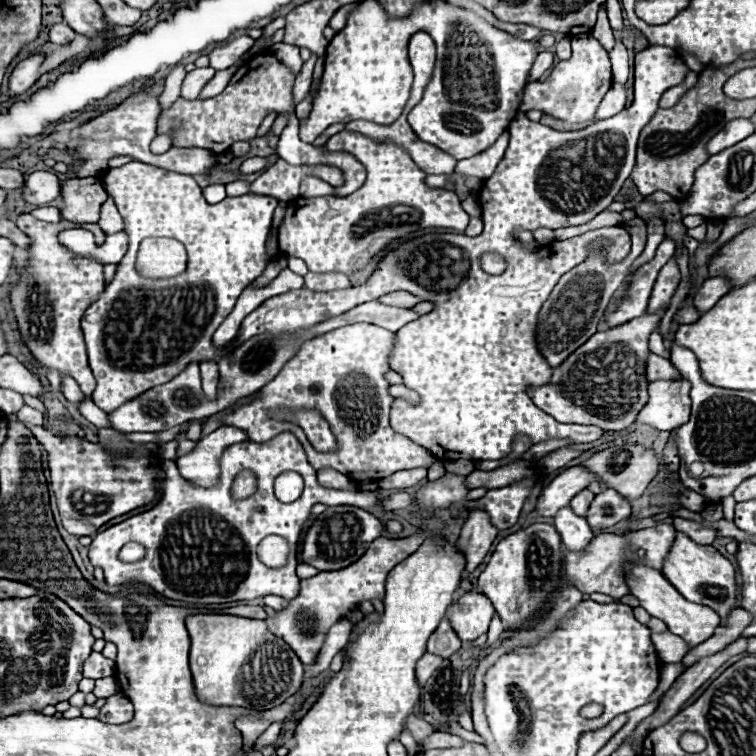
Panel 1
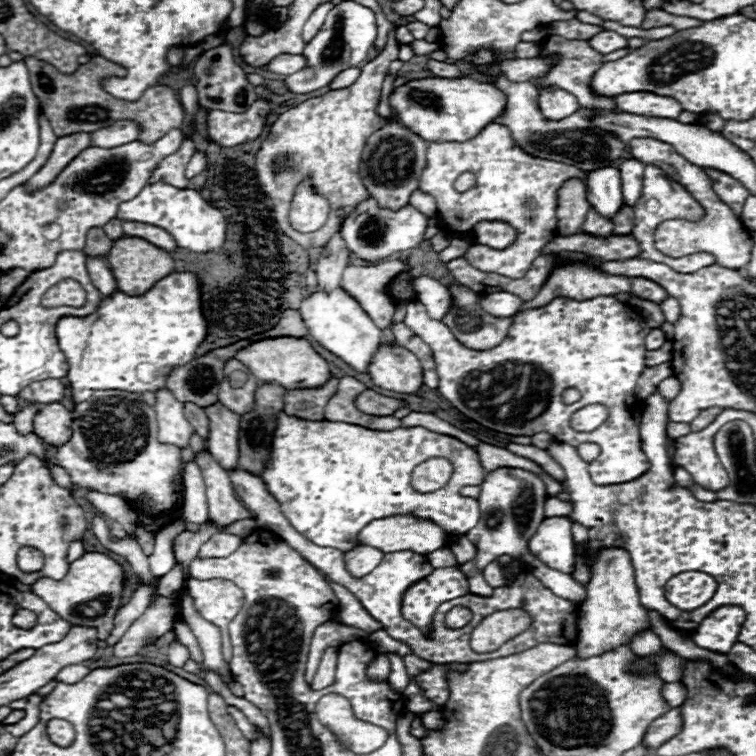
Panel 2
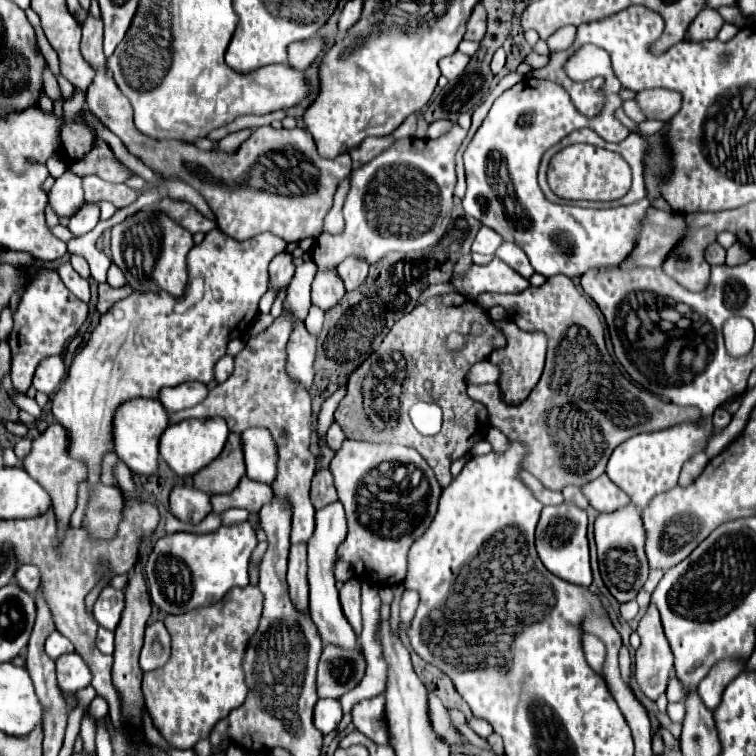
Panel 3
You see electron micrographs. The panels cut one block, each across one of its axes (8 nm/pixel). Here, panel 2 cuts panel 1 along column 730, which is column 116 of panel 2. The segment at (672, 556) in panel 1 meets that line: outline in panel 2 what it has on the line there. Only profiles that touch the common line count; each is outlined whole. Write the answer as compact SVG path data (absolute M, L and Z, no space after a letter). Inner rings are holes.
M86 552L72 562L66 578L54 582L52 578L38 578L32 584L30 592L40 596L56 614L70 622L70 626L90 626L98 628L98 638L106 640L114 628L114 614L122 608L122 590L124 590L124 572L120 564L100 552Z

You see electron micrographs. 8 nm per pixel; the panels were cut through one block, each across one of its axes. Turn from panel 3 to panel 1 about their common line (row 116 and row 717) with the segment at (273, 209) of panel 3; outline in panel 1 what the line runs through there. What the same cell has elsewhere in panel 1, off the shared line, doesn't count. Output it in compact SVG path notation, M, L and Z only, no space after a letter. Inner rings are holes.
M118 692L110 698L106 698L106 704L102 706L98 720L108 722L108 724L124 724L124 722L132 720L132 714L134 714L132 702L122 692Z

